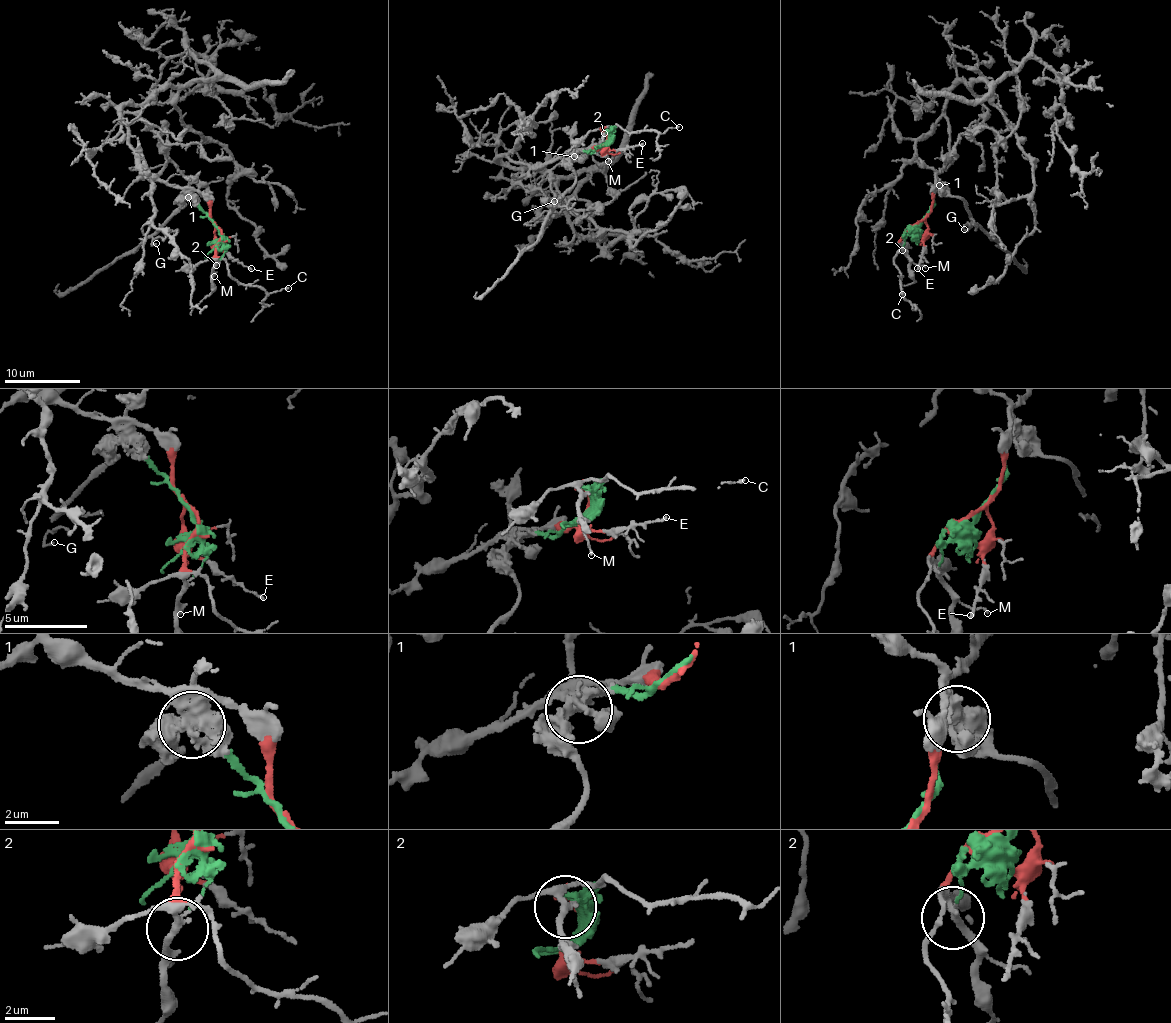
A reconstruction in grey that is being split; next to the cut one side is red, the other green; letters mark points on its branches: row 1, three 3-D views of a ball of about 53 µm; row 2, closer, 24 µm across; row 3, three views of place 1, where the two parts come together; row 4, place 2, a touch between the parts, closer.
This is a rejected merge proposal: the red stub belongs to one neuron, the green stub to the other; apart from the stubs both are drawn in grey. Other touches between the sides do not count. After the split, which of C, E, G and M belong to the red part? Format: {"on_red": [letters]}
{"on_red": ["C", "E", "M"]}

